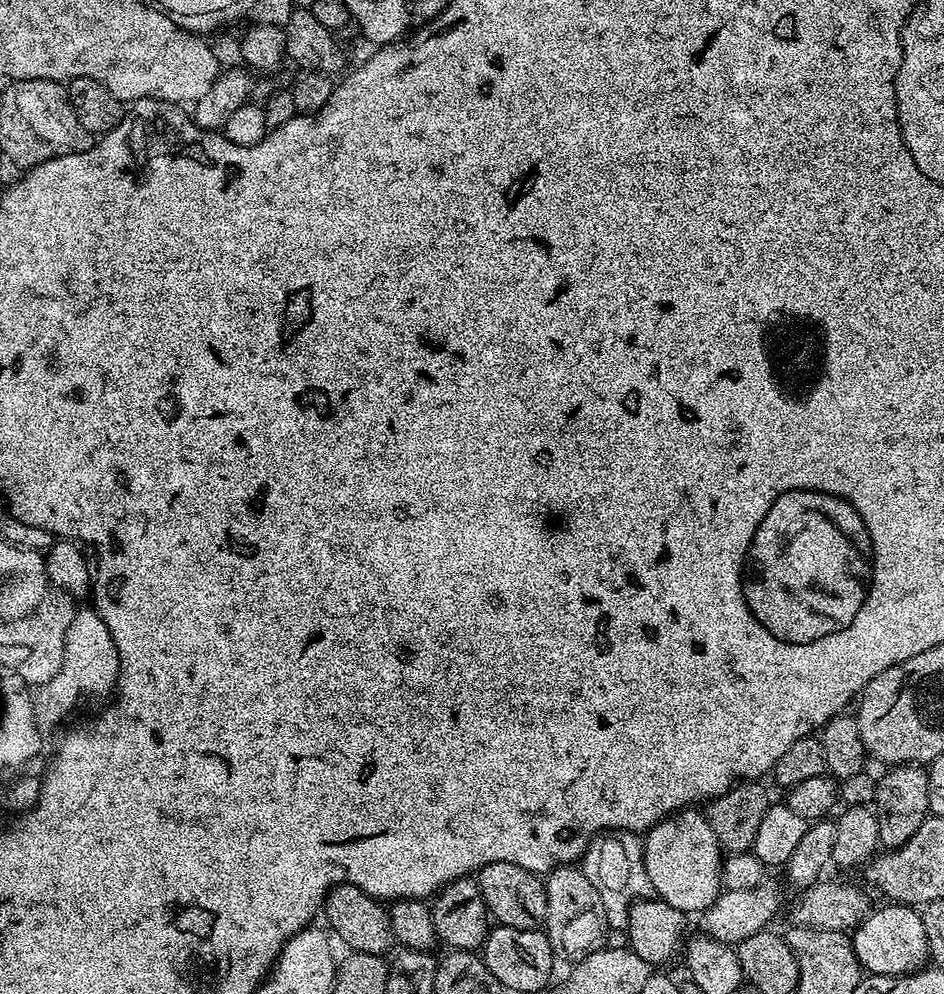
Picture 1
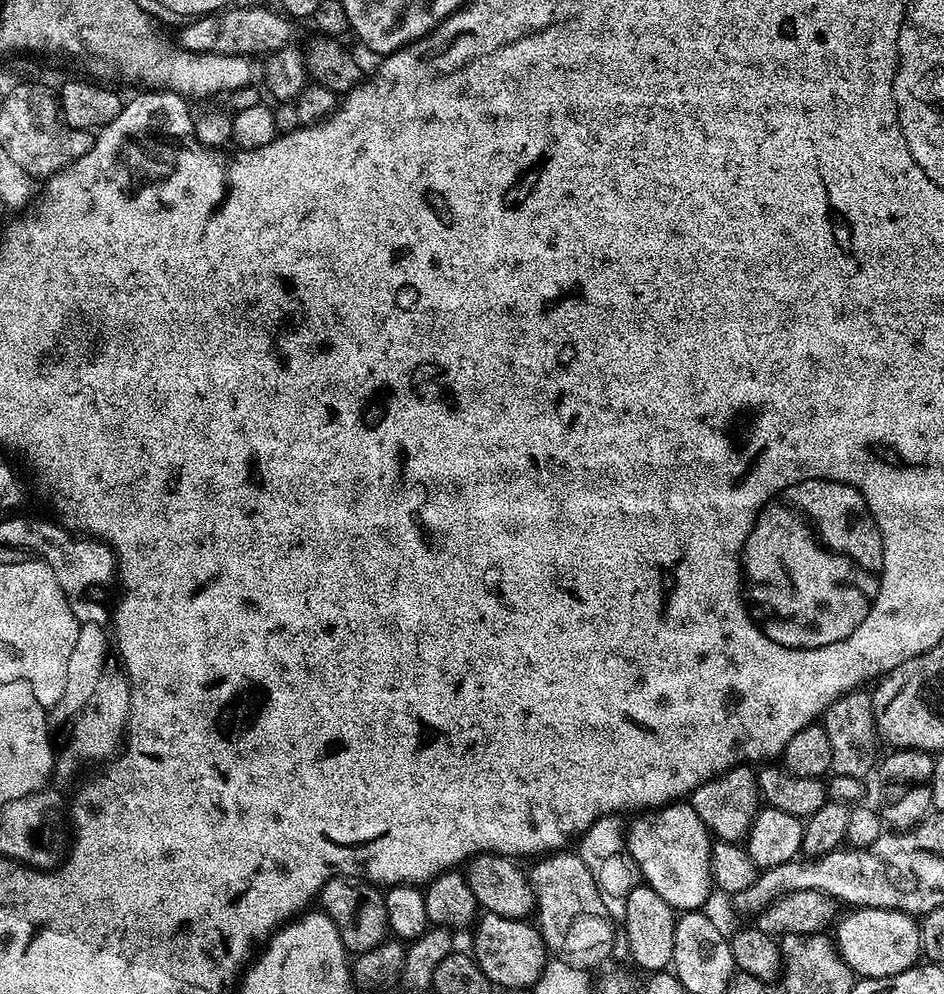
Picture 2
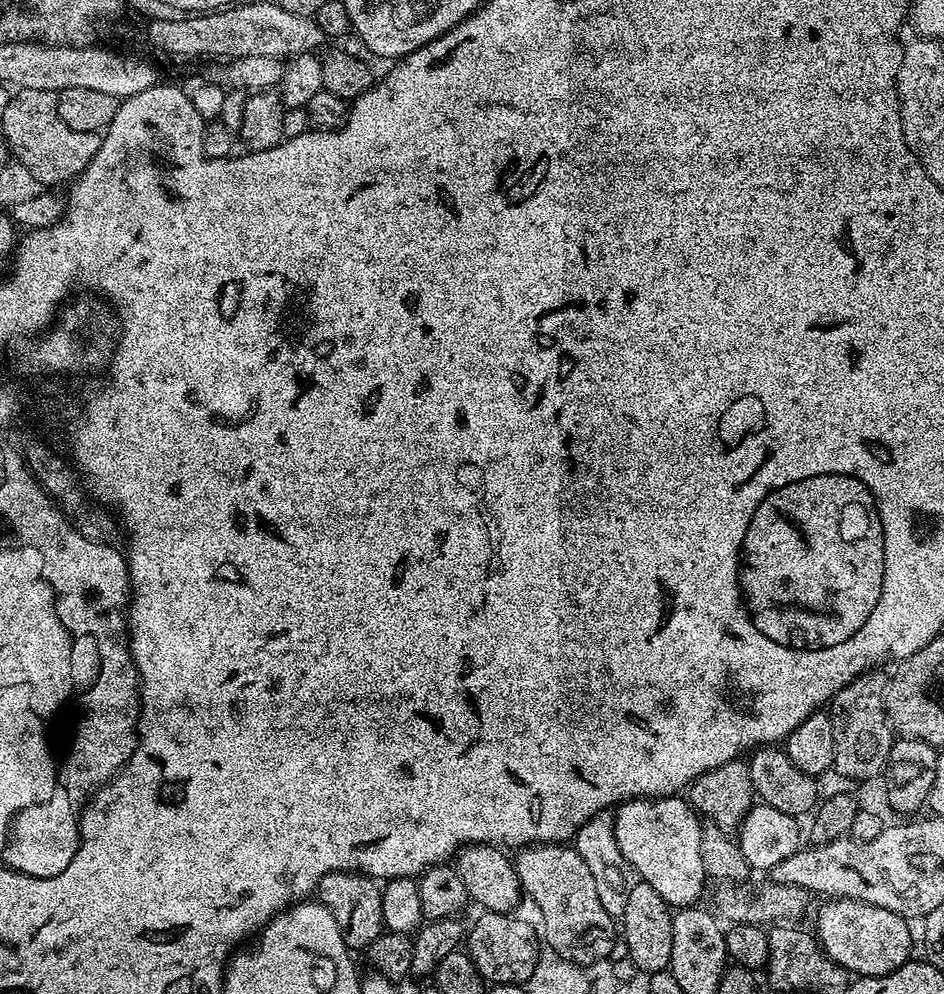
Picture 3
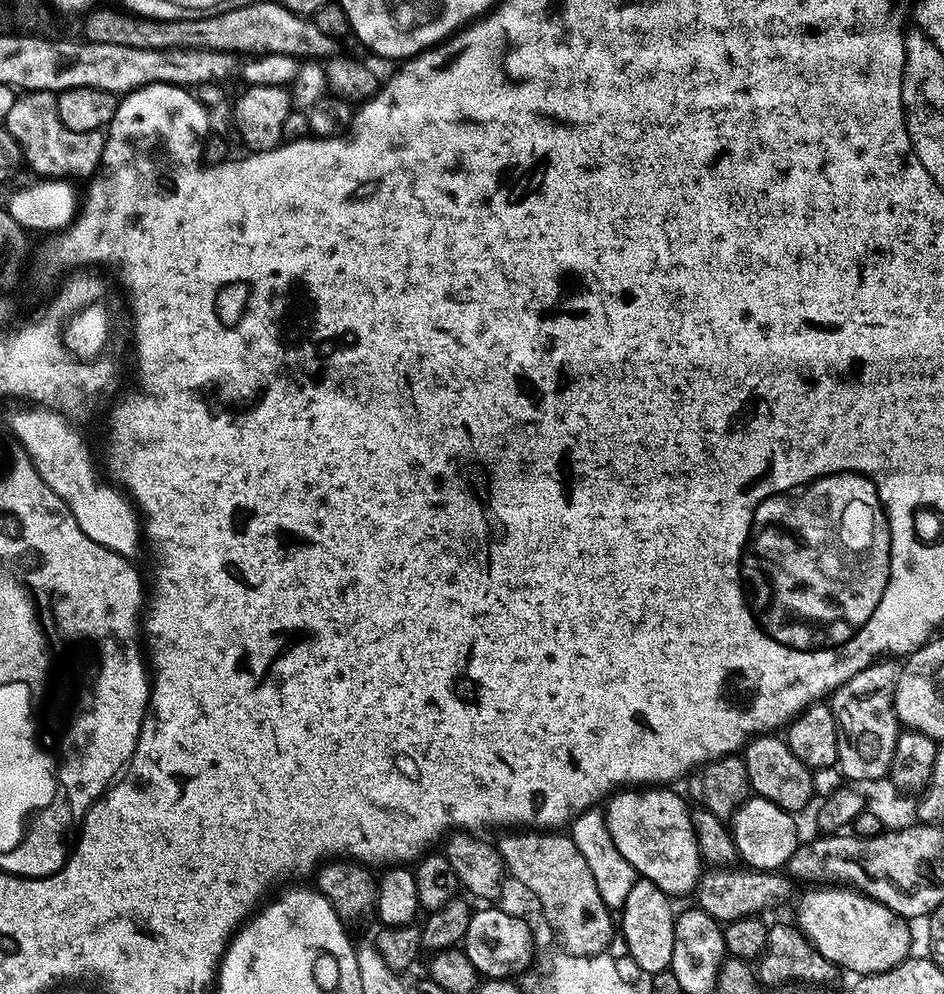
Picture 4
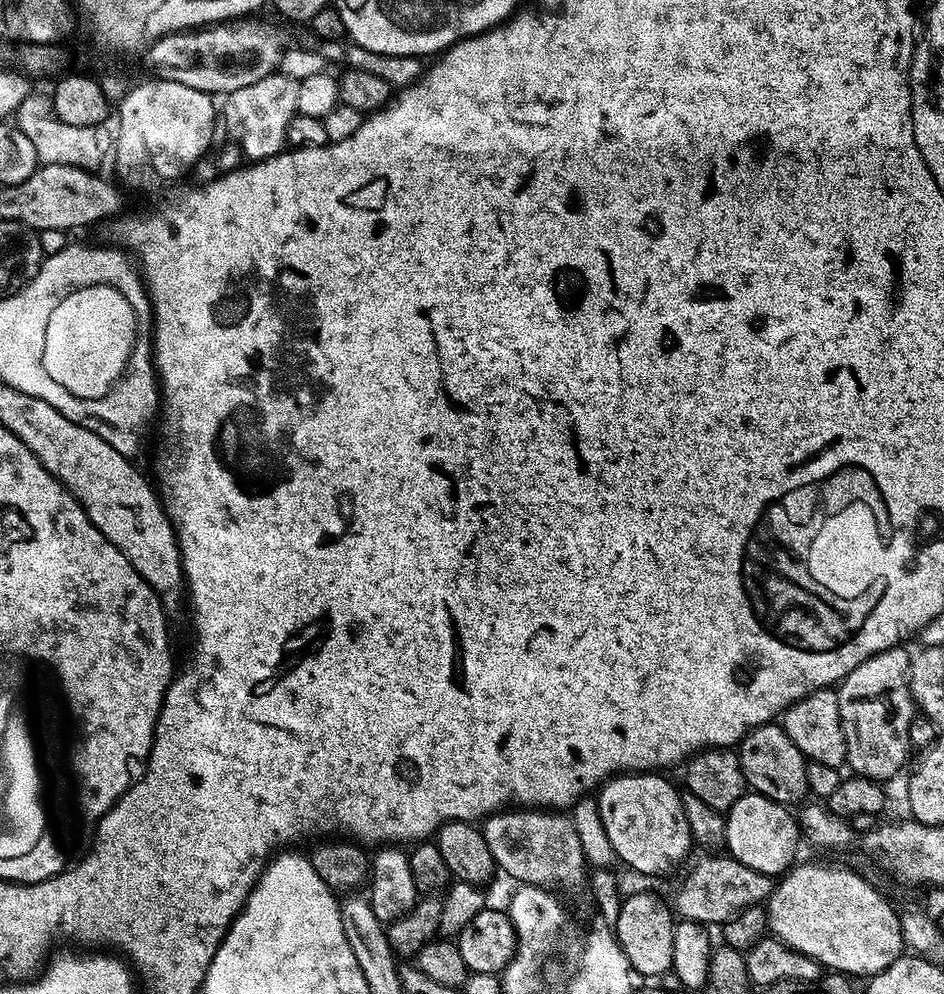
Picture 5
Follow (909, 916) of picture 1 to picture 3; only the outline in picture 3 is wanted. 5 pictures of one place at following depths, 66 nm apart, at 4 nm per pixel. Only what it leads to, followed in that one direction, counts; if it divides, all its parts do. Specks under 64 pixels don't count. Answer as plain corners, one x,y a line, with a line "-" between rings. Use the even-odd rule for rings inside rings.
832,898
820,908
816,916
815,935
824,953
849,973
861,976
884,976
895,968
909,963
914,943
909,921
890,910
882,910
861,900

